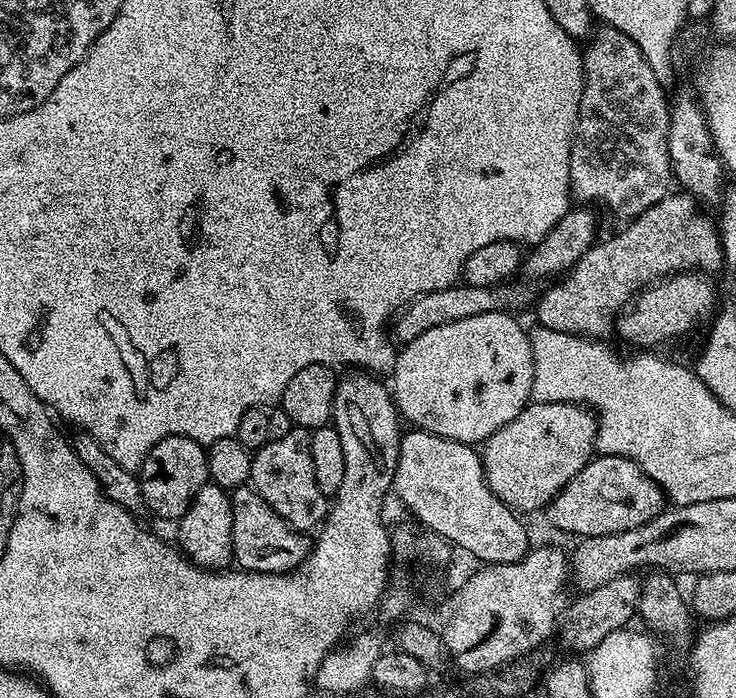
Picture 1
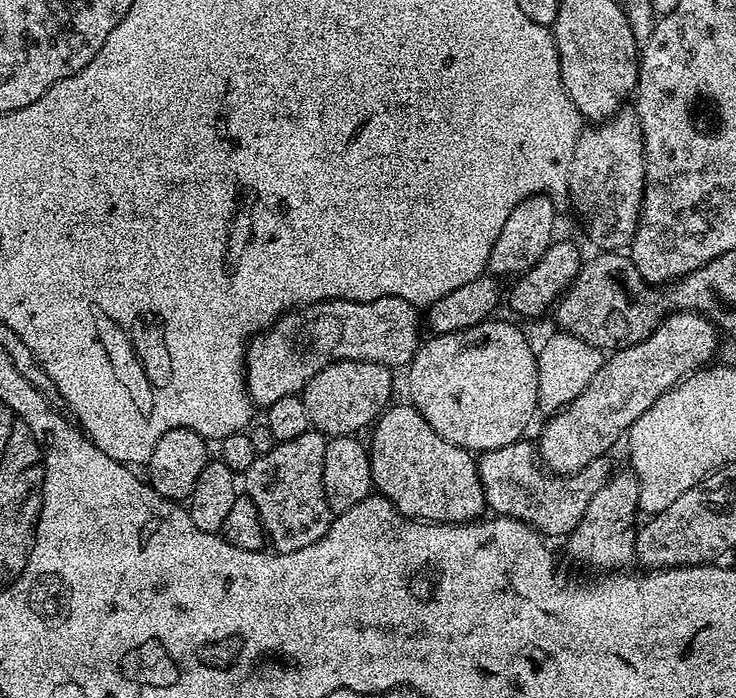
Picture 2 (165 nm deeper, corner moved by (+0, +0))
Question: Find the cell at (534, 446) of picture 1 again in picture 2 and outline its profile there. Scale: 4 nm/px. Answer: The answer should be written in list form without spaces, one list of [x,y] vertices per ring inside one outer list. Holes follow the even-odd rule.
[[[675,311],[665,317],[656,329],[637,345],[626,346],[624,349],[613,351],[608,356],[609,360],[597,370],[591,373],[590,379],[585,383],[581,392],[576,393],[571,404],[565,404],[563,408],[551,413],[540,432],[540,444],[538,443],[538,460],[549,473],[558,476],[572,476],[578,470],[590,466],[594,458],[608,456],[611,448],[616,443],[621,443],[622,437],[632,427],[662,394],[666,394],[679,380],[686,379],[693,372],[705,367],[708,360],[716,352],[716,334],[718,328],[707,317],[697,312]]]

